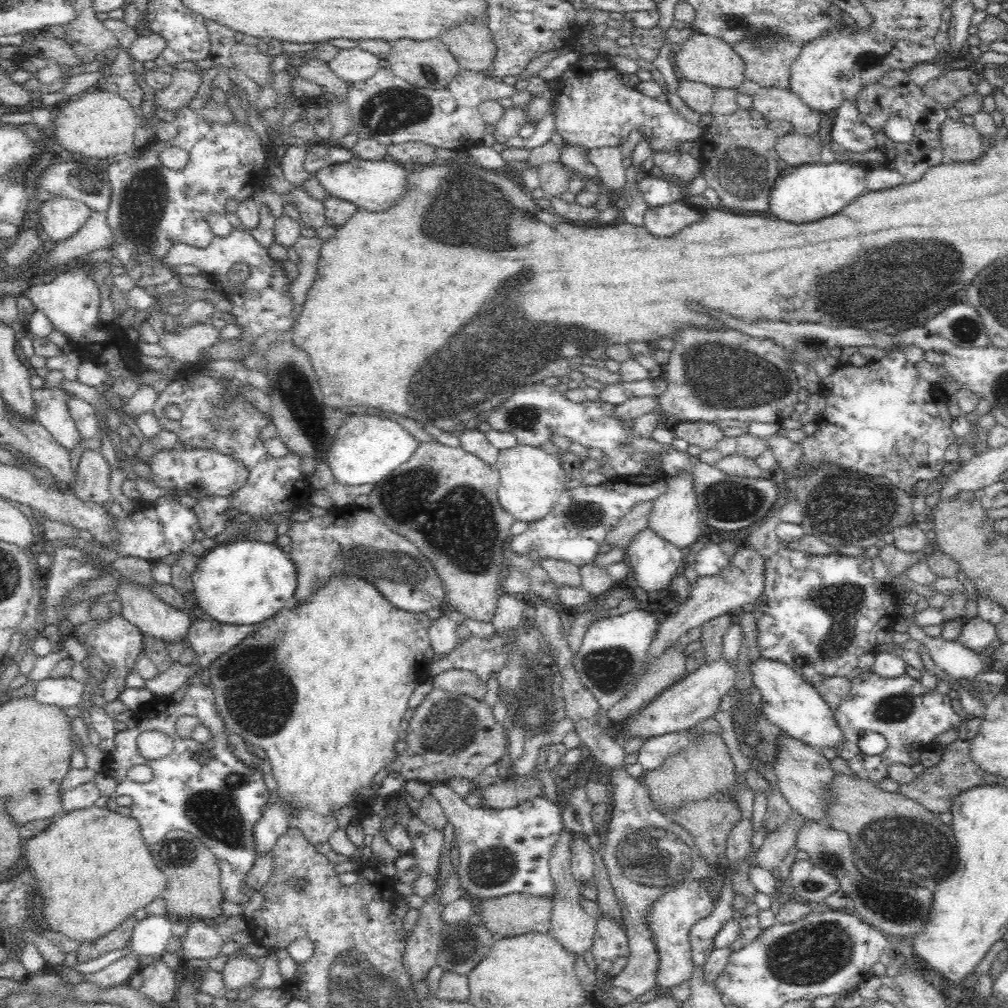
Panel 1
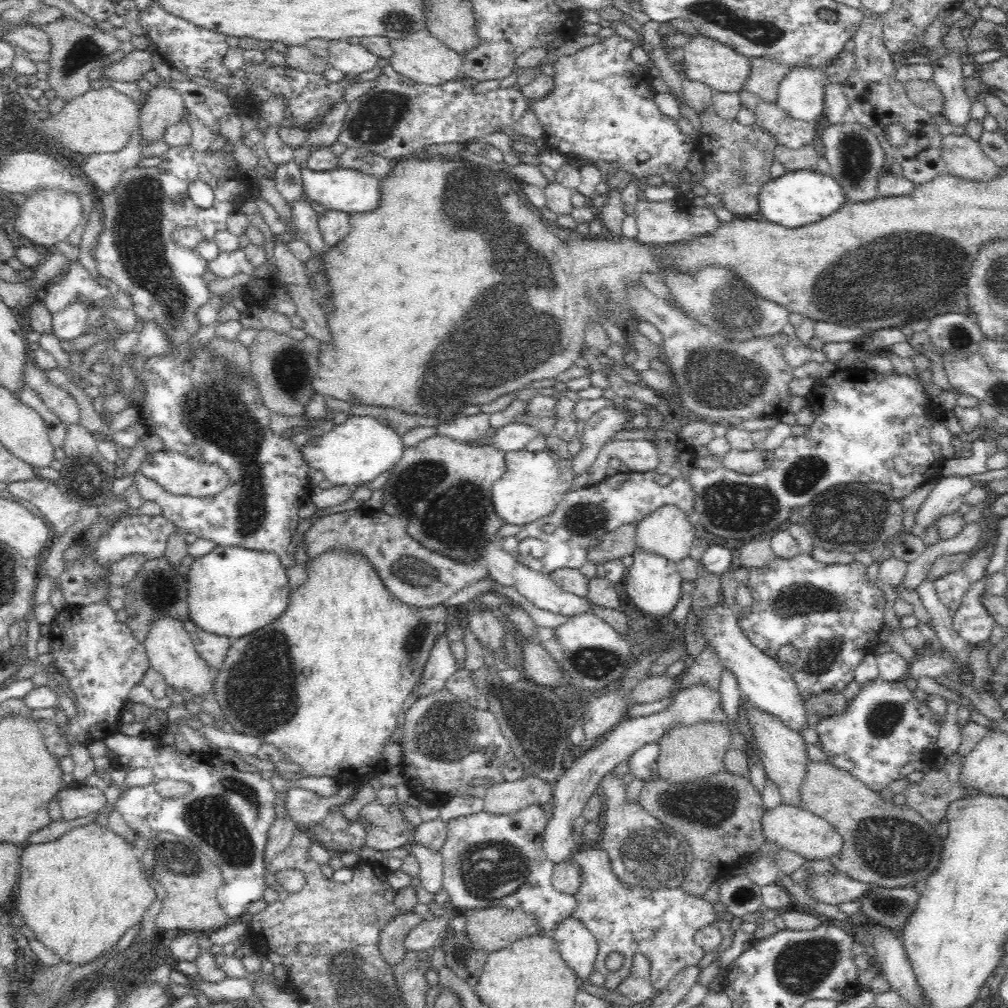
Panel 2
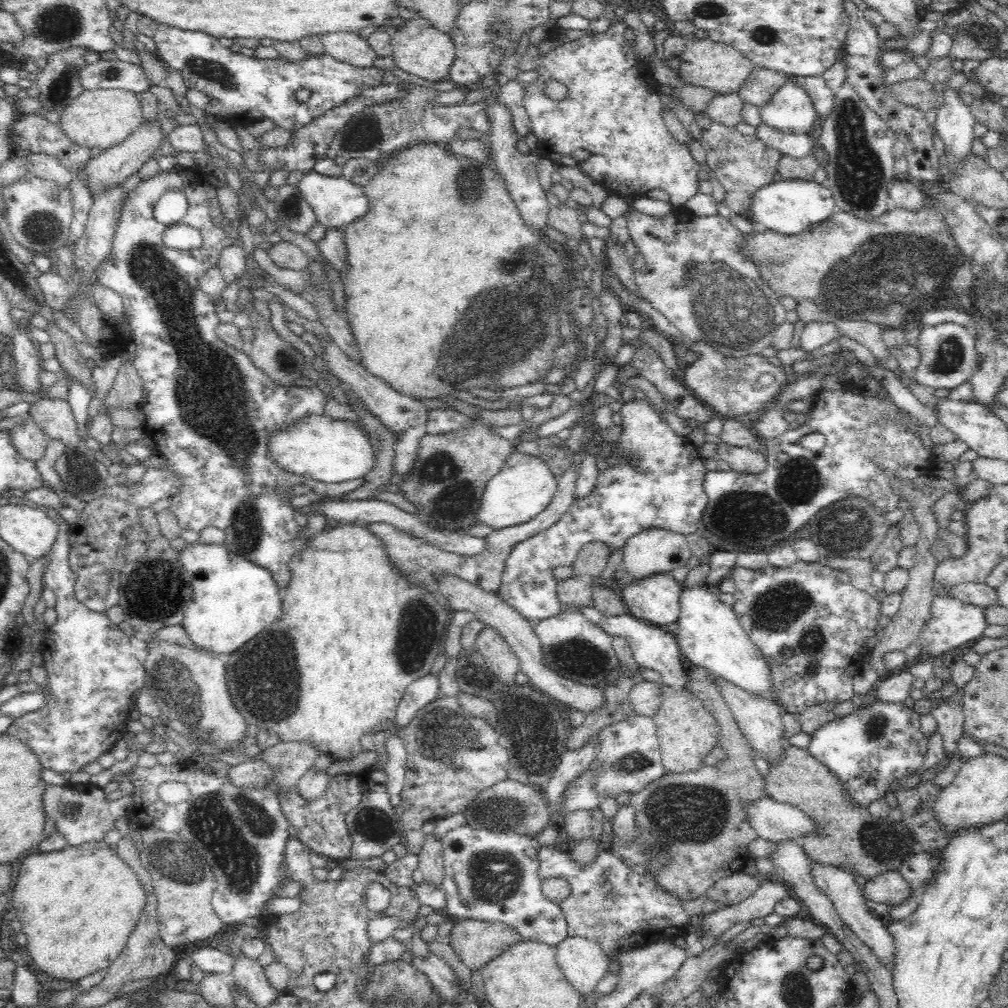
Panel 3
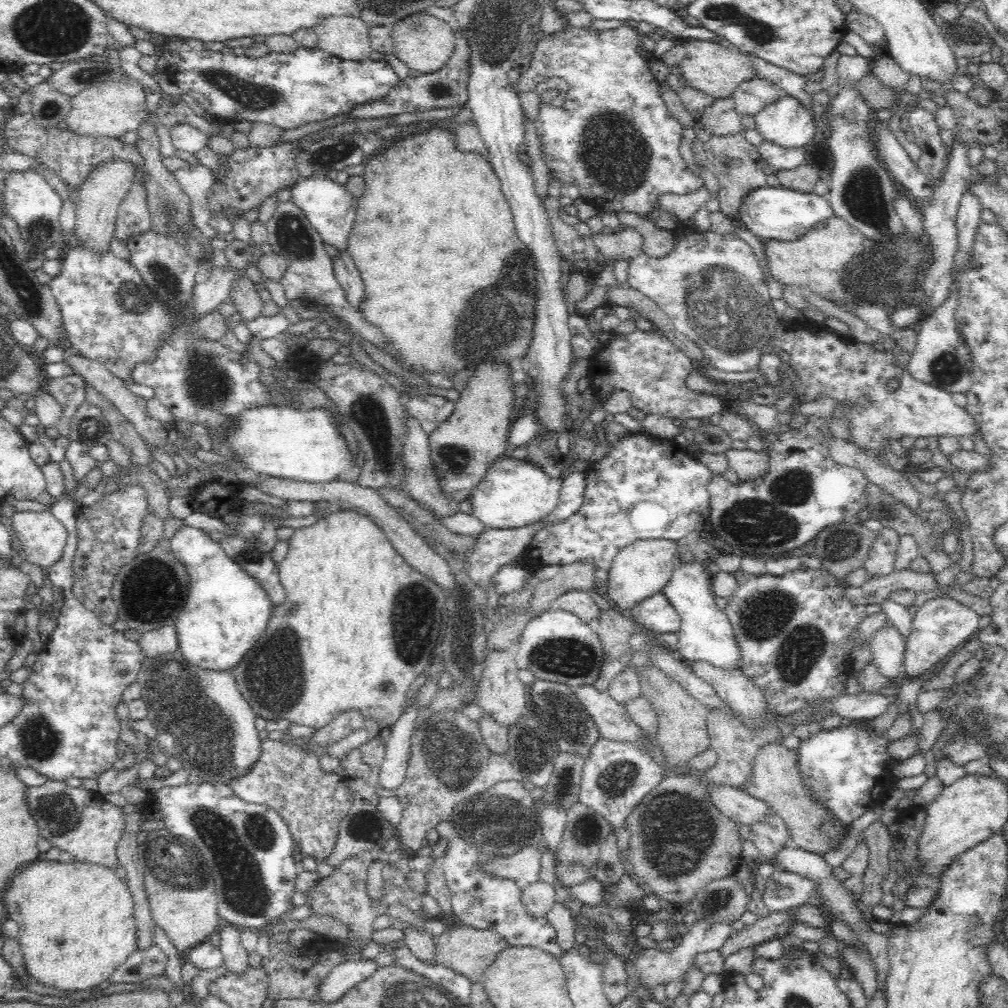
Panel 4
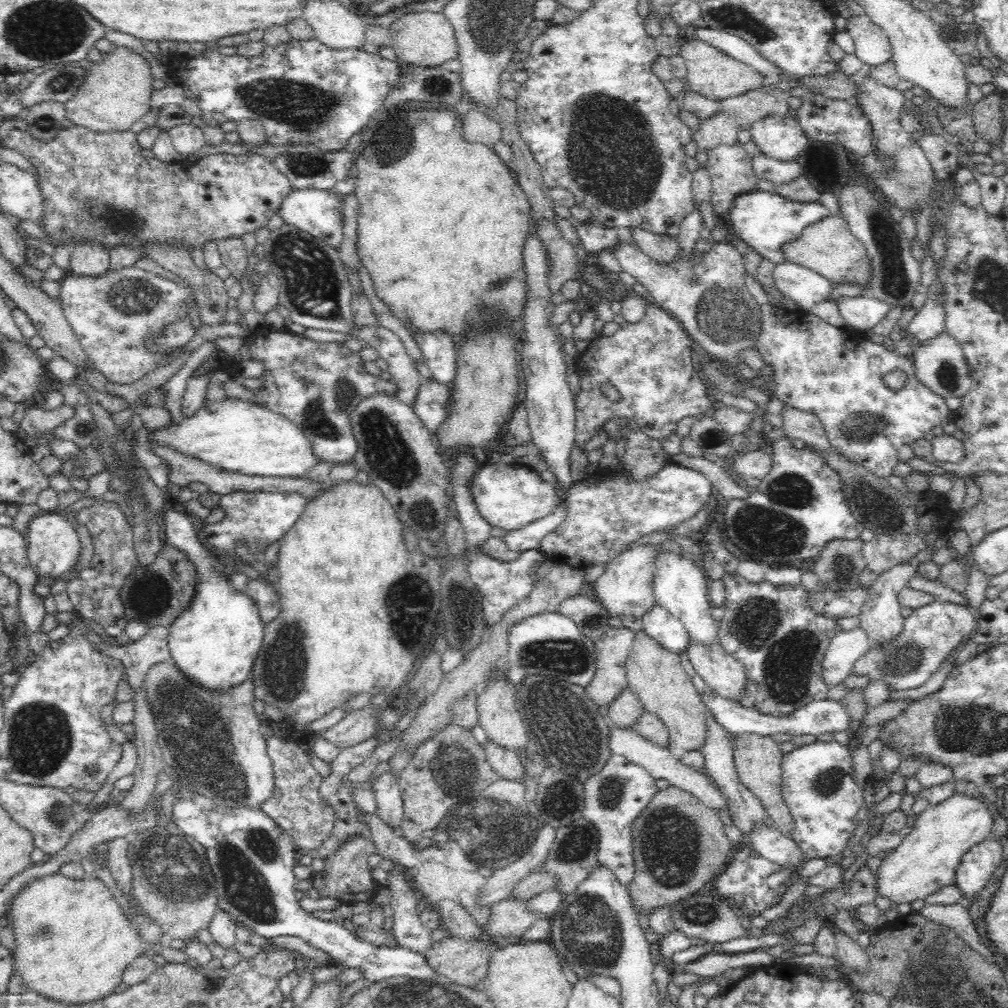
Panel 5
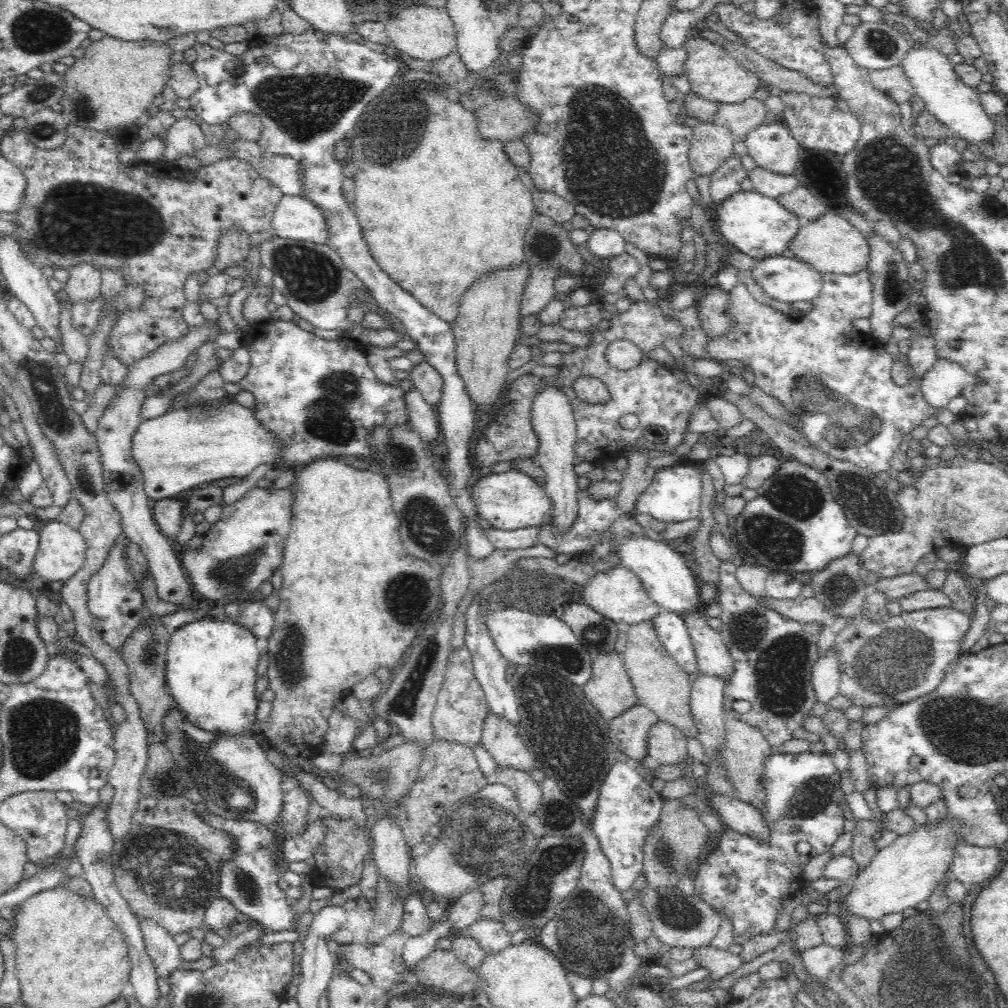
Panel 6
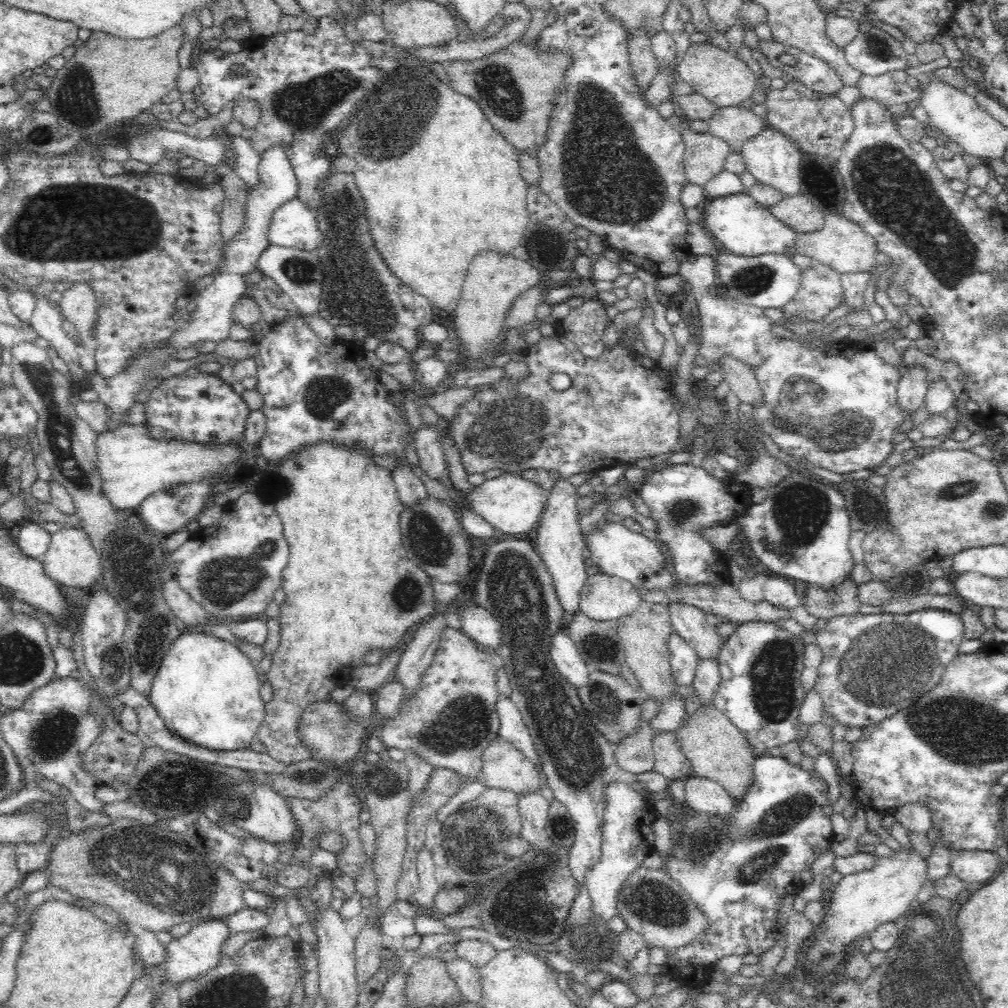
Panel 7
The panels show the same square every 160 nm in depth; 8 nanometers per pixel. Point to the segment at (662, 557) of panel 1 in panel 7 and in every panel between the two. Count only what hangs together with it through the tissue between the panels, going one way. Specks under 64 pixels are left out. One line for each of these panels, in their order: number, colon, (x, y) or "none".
2: (653, 583)
3: (655, 599)
4: (655, 613)
5: (667, 629)
6: (670, 628)
7: (683, 658)

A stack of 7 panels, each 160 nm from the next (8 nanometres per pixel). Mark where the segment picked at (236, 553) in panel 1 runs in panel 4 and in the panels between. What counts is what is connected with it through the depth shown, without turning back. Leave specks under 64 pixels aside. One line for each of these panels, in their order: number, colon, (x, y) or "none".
2: (232, 591)
3: (233, 599)
4: (226, 611)

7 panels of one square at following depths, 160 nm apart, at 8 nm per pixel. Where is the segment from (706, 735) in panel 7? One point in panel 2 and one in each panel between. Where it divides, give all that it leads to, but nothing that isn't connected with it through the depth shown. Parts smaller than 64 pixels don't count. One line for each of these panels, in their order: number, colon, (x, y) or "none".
2: (891, 845)
3: (852, 839)
4: (776, 779)
5: (758, 760)
6: (746, 750)

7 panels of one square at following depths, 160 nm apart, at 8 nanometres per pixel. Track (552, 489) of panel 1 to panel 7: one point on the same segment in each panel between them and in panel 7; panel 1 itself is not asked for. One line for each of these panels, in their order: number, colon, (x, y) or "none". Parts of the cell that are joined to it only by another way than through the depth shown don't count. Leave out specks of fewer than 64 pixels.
2: (531, 487)
3: (525, 485)
4: (516, 492)
5: (510, 496)
6: (509, 500)
7: (513, 505)

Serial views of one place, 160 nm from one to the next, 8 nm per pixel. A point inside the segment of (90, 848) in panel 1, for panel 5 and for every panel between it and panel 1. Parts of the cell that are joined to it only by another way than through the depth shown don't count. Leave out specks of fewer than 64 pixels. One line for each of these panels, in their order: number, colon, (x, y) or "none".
2: (79, 894)
3: (78, 905)
4: (76, 920)
5: (73, 941)

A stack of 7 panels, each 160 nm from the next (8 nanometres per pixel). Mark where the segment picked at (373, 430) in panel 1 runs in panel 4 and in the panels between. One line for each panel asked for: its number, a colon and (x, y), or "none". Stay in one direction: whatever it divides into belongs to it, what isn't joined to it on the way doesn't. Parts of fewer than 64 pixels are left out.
2: (360, 450)
3: (332, 451)
4: (305, 445)

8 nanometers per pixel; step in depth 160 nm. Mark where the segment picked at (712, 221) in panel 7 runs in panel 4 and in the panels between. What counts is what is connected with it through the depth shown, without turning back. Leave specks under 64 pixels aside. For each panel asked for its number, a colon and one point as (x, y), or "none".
4: (771, 212)
5: (766, 221)
6: (758, 226)

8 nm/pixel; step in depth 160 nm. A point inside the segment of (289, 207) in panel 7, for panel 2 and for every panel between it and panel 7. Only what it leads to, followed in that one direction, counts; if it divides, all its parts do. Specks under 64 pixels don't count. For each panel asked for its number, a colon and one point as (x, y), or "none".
2: (345, 189)
3: (336, 201)
4: (331, 209)
5: (319, 212)
6: (296, 217)

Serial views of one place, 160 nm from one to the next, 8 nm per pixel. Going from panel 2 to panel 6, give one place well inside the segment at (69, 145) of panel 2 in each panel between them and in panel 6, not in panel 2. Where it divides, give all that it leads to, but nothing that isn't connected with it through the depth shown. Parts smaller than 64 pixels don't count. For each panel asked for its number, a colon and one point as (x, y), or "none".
3: (100, 118)
4: (109, 110)
5: (115, 93)
6: (113, 85)

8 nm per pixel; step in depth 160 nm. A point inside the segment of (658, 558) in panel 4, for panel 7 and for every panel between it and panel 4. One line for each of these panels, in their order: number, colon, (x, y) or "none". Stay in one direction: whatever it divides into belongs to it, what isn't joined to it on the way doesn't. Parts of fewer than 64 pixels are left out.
5: (625, 589)
6: (618, 594)
7: (603, 597)

